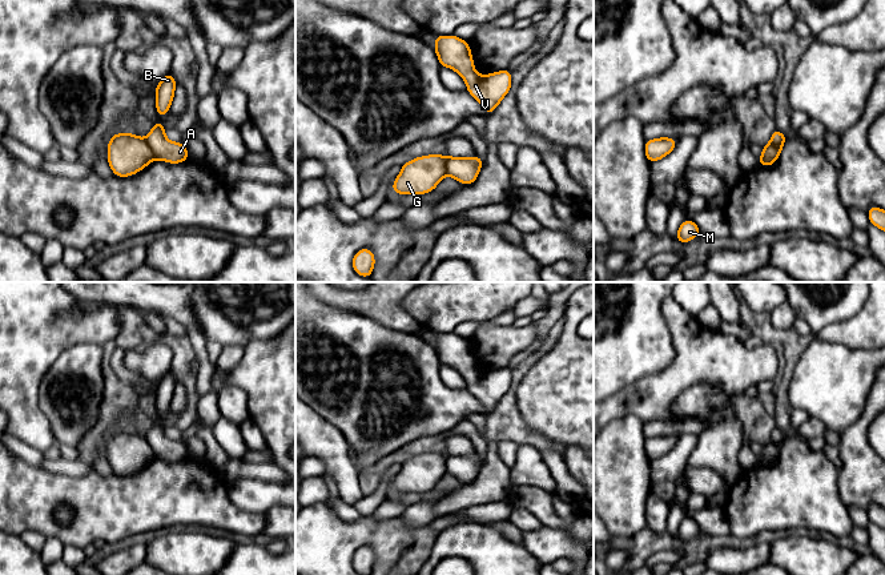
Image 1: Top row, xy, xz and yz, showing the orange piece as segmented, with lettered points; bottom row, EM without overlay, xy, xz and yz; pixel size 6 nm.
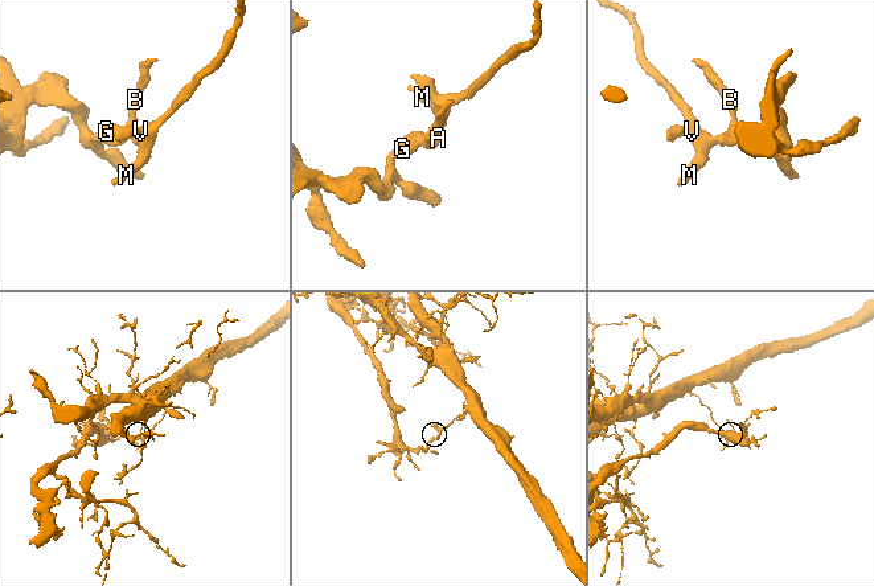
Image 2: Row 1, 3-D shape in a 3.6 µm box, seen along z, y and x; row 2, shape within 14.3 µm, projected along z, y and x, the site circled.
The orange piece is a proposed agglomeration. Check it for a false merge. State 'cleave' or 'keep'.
cleave

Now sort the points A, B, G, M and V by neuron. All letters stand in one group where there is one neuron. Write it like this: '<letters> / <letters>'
A B M V / G

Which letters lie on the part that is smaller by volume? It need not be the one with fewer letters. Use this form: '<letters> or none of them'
G

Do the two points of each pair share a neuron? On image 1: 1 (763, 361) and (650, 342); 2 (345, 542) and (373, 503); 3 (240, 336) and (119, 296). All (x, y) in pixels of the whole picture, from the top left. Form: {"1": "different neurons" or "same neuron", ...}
{"1": "different neurons", "2": "different neurons", "3": "different neurons"}

